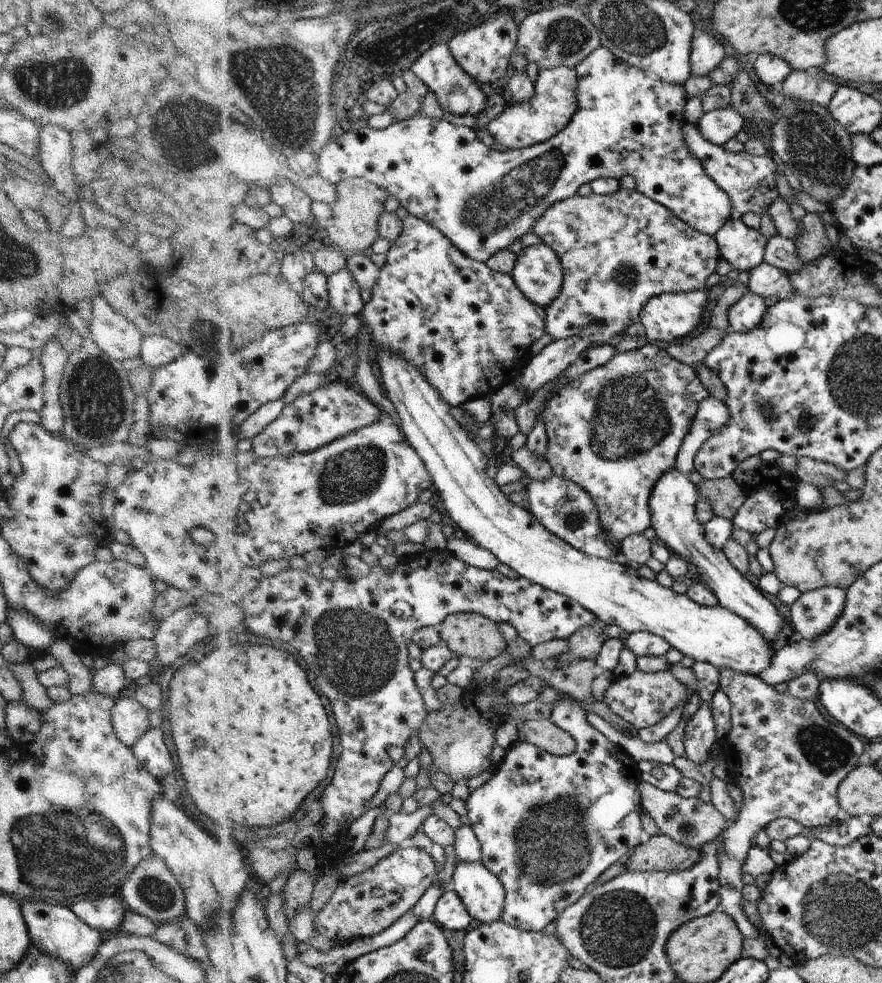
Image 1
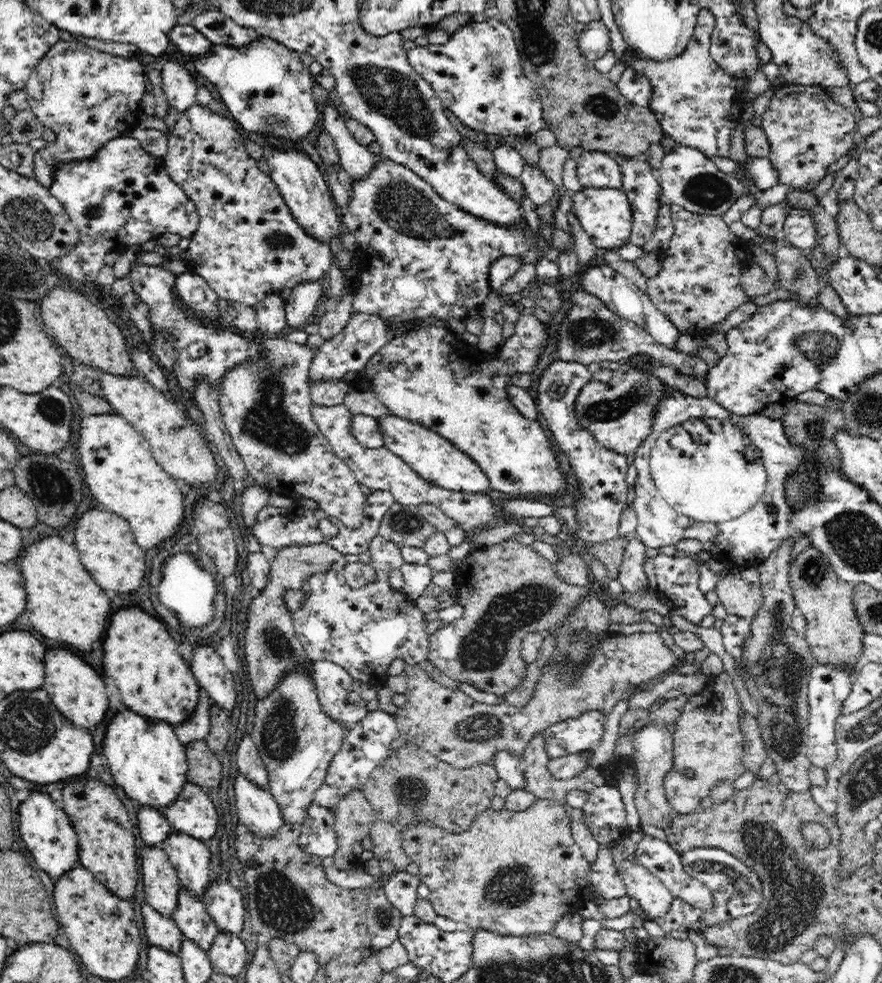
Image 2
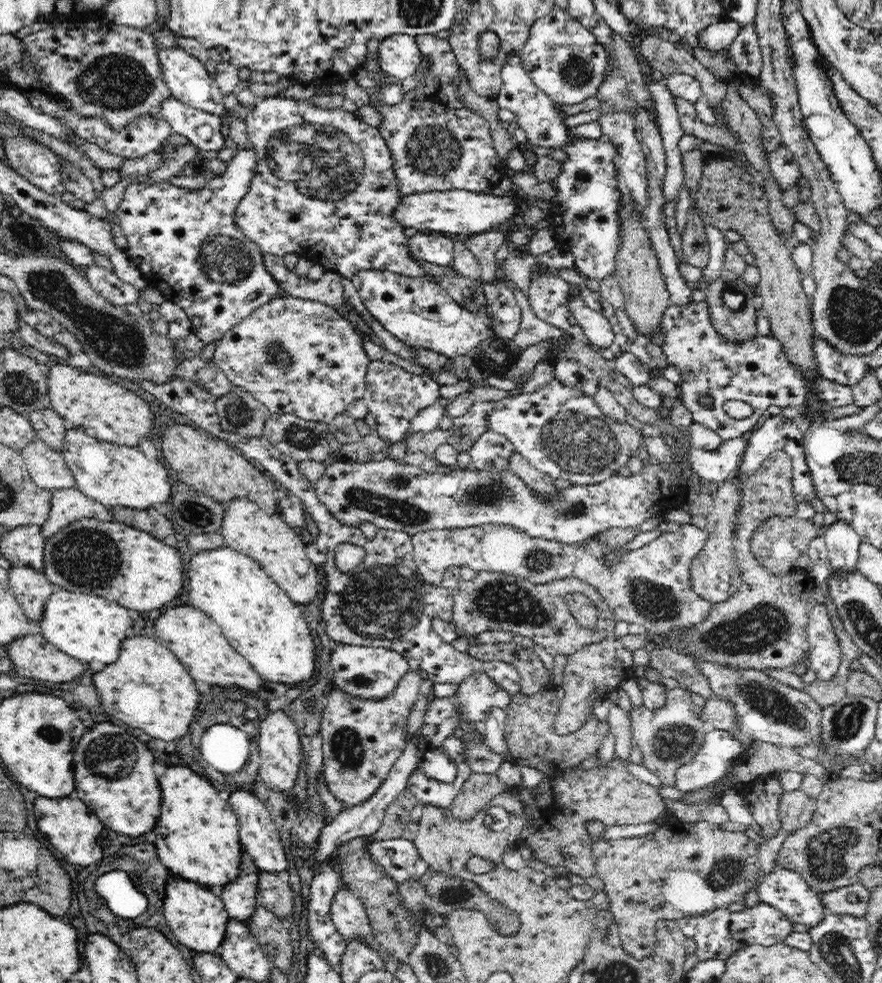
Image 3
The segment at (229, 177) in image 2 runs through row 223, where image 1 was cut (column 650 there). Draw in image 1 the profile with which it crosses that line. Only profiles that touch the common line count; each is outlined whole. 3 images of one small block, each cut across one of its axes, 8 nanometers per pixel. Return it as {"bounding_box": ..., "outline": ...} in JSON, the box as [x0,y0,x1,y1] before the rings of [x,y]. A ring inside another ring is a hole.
{"bounding_box":[531,188,720,345],"outline":[[[620,188],[616,192],[606,195],[591,193],[589,196],[580,196],[576,194],[572,198],[566,198],[562,202],[552,204],[544,212],[544,216],[534,224],[534,228],[531,231],[540,238],[542,243],[555,249],[563,265],[563,290],[547,307],[547,332],[553,341],[579,337],[580,339],[591,341],[593,345],[606,345],[608,340],[612,340],[614,336],[625,333],[629,325],[639,322],[639,313],[642,311],[643,305],[654,296],[666,293],[692,292],[695,290],[704,292],[706,290],[704,282],[714,272],[714,268],[718,264],[718,256],[720,256],[714,238],[698,232],[696,228],[692,228],[690,224],[680,220],[671,209],[666,208],[663,204],[658,204],[656,200],[652,200],[651,197],[638,192],[636,189]]]}

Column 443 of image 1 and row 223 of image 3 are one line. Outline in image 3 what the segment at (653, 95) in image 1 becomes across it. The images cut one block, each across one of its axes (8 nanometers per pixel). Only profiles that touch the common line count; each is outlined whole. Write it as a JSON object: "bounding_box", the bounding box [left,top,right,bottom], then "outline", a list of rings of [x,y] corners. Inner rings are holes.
{"bounding_box":[114,146,278,342],"outline":[[[236,146],[233,158],[226,163],[224,175],[208,176],[206,186],[199,190],[182,190],[166,182],[130,184],[114,213],[128,241],[124,252],[132,264],[140,269],[147,286],[159,289],[166,301],[180,305],[191,321],[194,332],[204,342],[218,342],[259,306],[274,300],[278,291],[276,277],[263,265],[261,251],[232,224],[234,210],[247,194],[256,175],[256,153],[250,147]]]}

